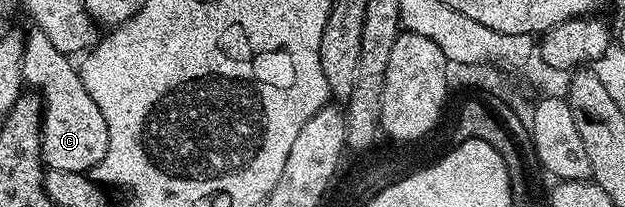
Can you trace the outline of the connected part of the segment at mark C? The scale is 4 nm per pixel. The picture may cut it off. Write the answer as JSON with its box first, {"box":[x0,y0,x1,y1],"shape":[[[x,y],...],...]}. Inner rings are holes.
{"box":[23,31,109,174],"shape":[[[32,31],[26,34],[23,43],[23,79],[32,90],[37,91],[43,106],[43,138],[41,151],[43,163],[47,169],[57,171],[77,171],[90,174],[105,159],[105,151],[109,151],[109,127],[103,114],[103,109],[93,103],[93,95],[85,91],[85,83],[81,83],[79,70],[73,64],[72,58],[66,53],[57,51],[49,39],[41,32]]]}

